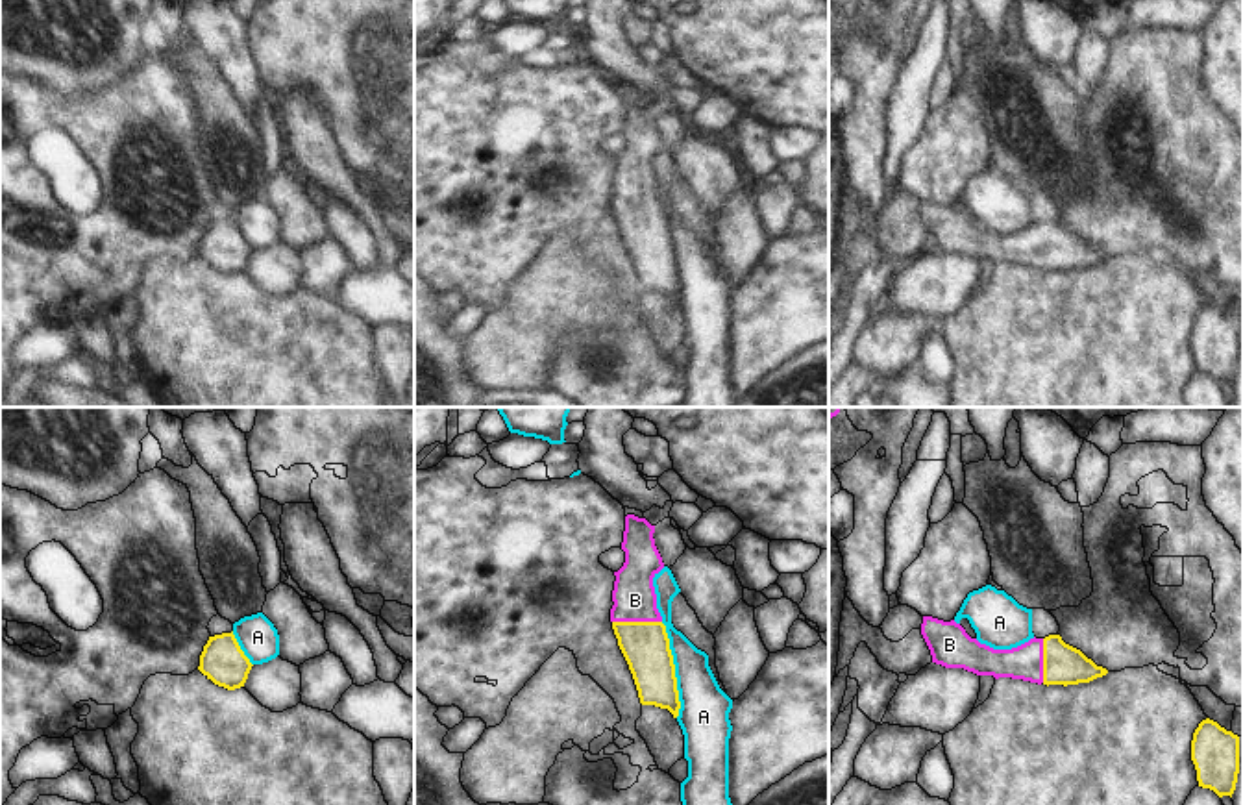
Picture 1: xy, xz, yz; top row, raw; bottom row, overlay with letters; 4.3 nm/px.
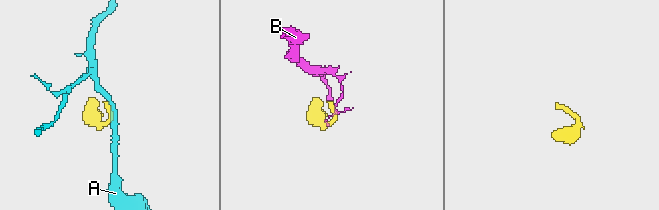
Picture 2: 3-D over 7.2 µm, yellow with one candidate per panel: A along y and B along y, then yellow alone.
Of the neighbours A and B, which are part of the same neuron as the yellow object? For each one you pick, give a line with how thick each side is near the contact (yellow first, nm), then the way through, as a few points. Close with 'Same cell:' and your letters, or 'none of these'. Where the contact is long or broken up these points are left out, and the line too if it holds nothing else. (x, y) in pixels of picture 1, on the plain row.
B: calibres 200 and 190 nm
Same cell: B

